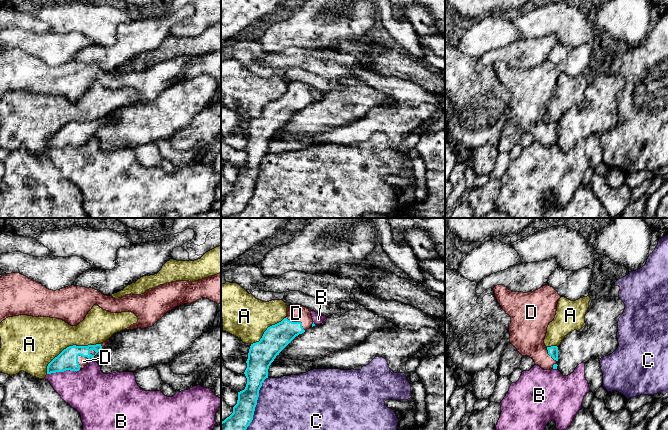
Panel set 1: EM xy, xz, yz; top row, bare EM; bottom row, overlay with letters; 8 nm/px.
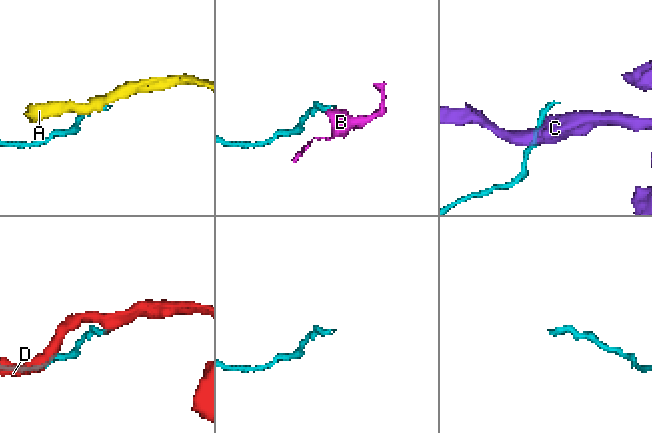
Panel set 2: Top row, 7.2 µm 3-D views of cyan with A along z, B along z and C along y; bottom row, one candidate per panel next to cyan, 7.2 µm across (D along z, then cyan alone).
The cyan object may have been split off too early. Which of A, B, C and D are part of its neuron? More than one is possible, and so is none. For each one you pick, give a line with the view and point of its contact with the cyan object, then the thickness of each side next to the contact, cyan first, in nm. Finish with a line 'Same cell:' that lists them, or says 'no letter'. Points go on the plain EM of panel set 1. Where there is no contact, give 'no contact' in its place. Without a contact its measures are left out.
D: xy (77, 138) | 160/80 nm
Same cell: D

